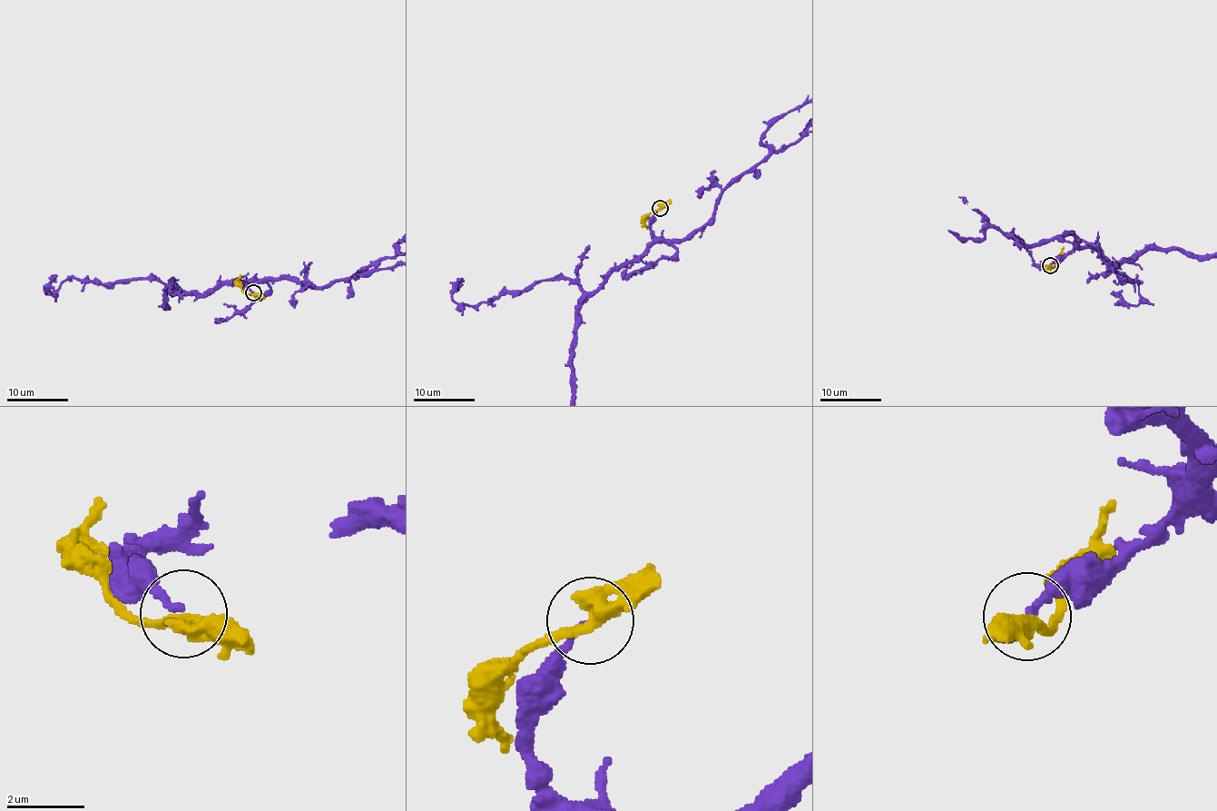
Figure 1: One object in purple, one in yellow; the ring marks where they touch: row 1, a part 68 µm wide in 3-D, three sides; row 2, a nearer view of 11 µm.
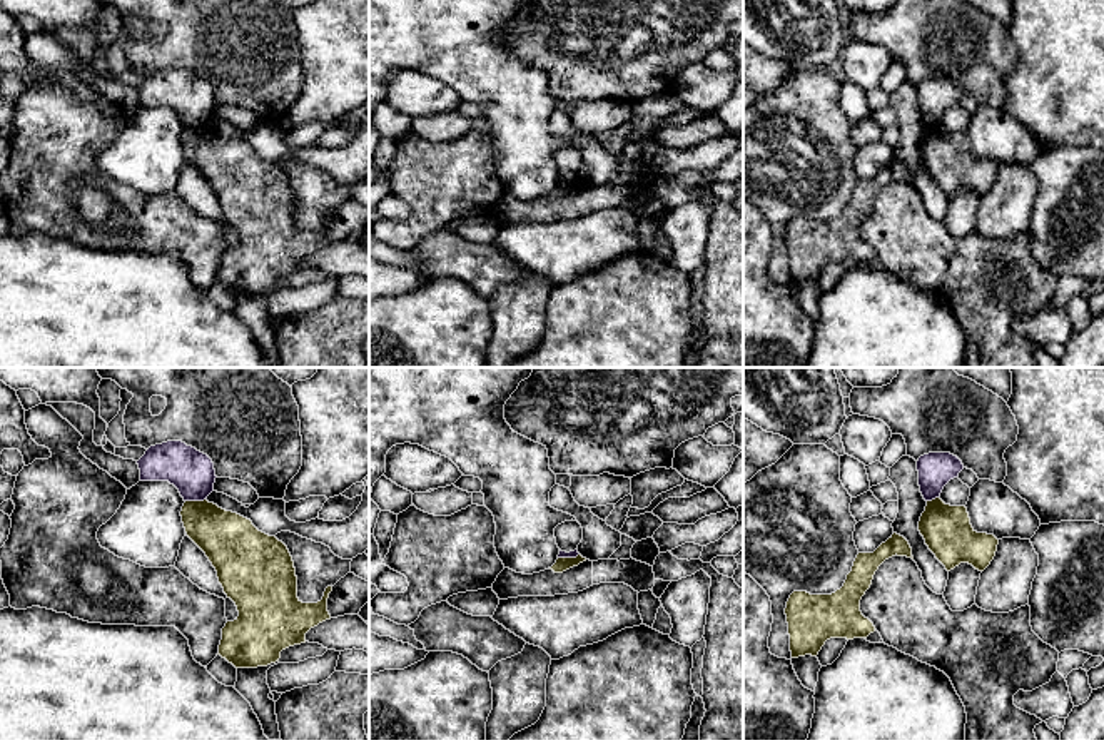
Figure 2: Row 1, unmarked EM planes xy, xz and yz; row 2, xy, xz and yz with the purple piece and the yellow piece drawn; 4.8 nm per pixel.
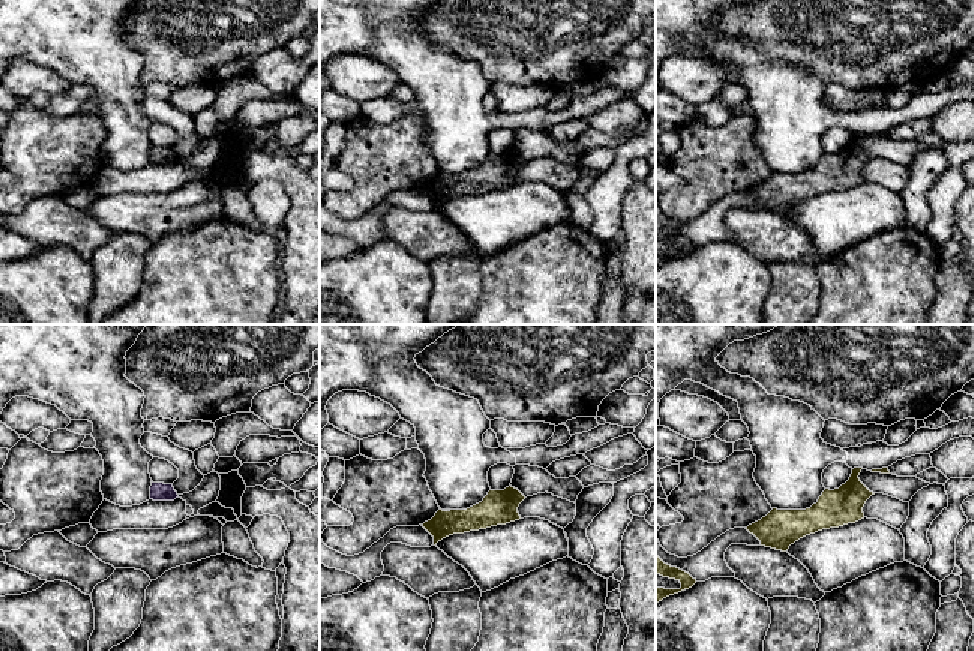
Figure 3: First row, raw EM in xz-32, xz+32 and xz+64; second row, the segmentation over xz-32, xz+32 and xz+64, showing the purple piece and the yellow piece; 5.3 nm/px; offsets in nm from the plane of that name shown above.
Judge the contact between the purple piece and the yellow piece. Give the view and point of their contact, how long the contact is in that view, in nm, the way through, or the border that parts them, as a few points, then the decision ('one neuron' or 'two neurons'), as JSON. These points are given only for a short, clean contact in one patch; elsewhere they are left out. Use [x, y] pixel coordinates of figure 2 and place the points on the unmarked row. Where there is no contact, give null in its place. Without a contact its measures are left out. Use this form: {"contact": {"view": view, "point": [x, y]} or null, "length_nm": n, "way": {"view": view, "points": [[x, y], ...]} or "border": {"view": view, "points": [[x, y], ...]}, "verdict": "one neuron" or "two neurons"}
{"contact": {"view": "xy", "point": [196, 126]}, "length_nm": 110, "border": {"view": "xy", "points": [[206, 124], [186, 127]]}, "verdict": "two neurons"}

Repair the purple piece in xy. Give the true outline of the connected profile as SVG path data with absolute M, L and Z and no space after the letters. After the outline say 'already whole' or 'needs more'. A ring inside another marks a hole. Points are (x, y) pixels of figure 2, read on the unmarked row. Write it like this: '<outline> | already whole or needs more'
M182 67L150 72L137 90L140 107L169 107L184 127L204 127L214 117L212 85Z | already whole

